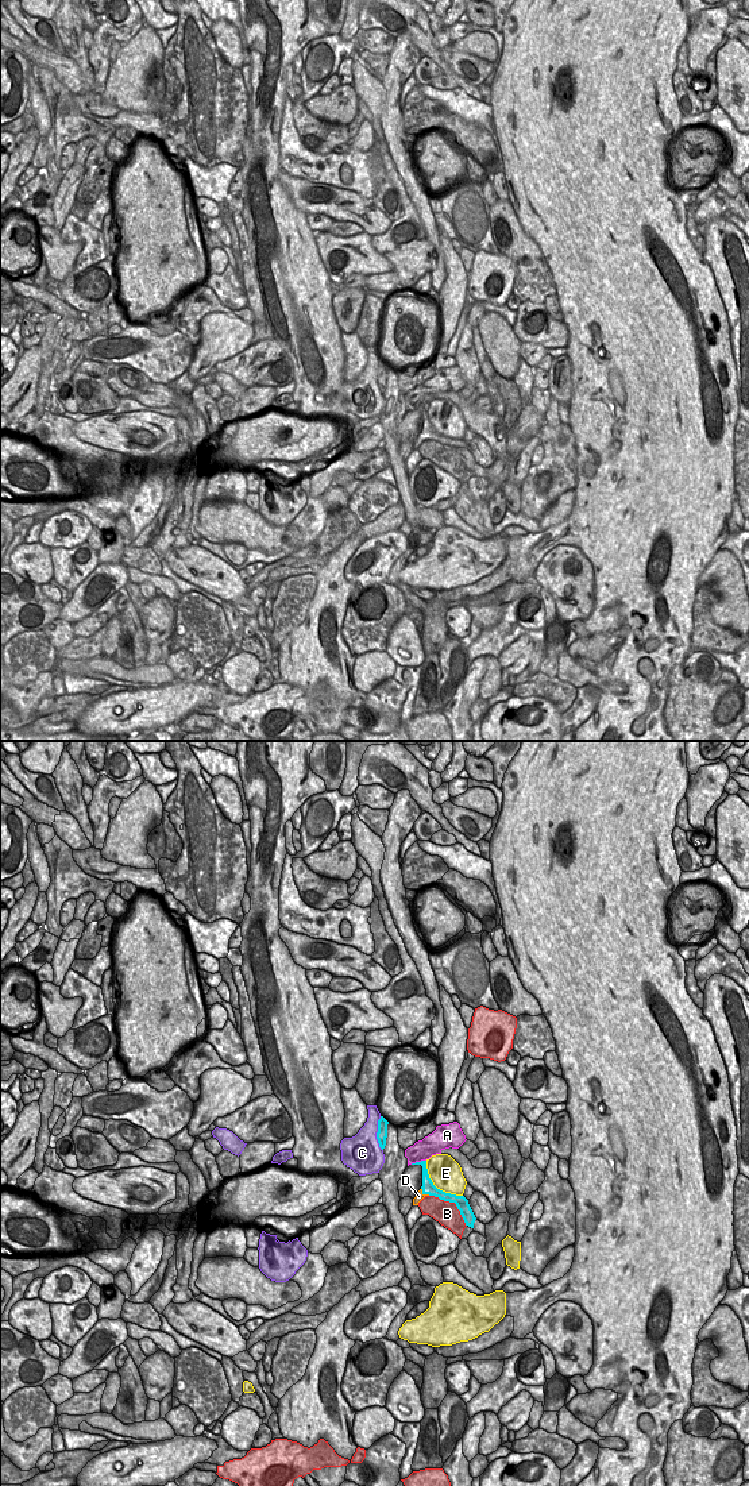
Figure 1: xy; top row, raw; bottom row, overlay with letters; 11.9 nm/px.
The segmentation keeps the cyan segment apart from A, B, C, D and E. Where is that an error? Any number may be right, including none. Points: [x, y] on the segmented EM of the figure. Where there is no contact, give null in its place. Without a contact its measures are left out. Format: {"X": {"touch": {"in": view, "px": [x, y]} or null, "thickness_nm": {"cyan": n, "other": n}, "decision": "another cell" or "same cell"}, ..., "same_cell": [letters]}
{"A": {"touch": {"in": "xy", "px": [417, 1162]}, "thickness_nm": {"cyan": 100, "other": 240}, "decision": "another cell"}, "B": {"touch": {"in": "xy", "px": [454, 1201]}, "thickness_nm": {"cyan": 160, "other": 280}, "decision": "another cell"}, "C": {"touch": {"in": "xy", "px": [377, 1134]}, "thickness_nm": {"cyan": 130, "other": 400}, "decision": "another cell"}, "D": {"touch": {"in": "xy", "px": [424, 1193]}, "thickness_nm": {"cyan": 160, "other": 90}, "decision": "another cell"}, "E": {"touch": {"in": "xy", "px": [435, 1187]}, "thickness_nm": {"cyan": 160, "other": 380}, "decision": "another cell"}, "same_cell": []}

